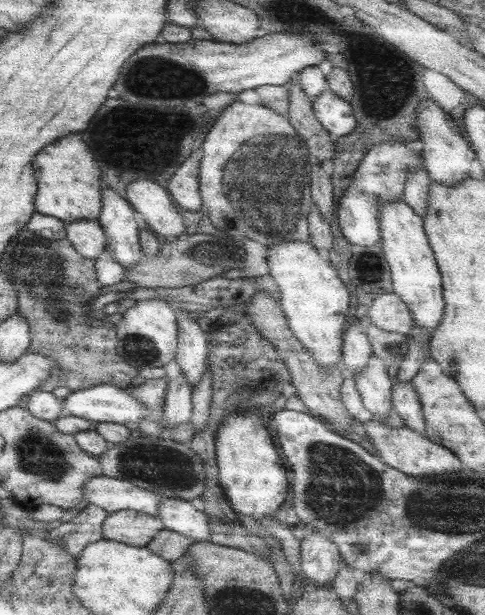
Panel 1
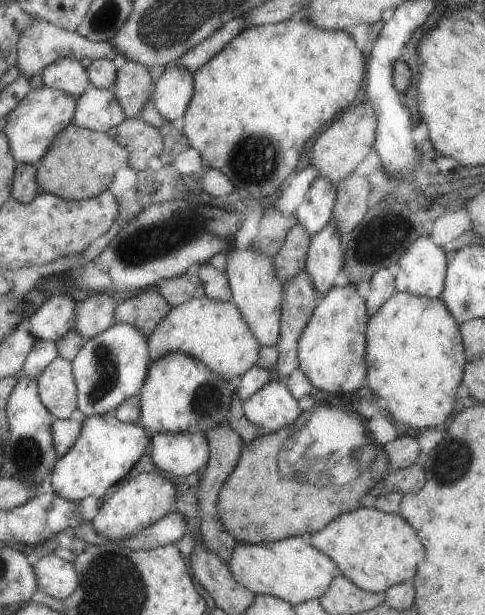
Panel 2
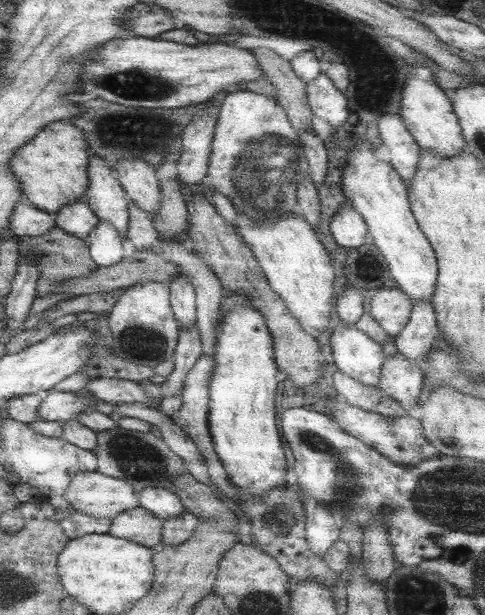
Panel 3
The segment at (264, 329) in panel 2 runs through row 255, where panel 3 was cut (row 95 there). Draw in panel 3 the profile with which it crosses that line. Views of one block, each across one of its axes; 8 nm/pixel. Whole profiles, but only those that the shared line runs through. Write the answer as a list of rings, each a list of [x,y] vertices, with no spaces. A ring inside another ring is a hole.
[[[231,92],[223,98],[215,112],[215,130],[211,140],[211,154],[207,164],[207,178],[211,192],[225,196],[237,214],[247,216],[253,222],[275,222],[277,218],[299,216],[297,210],[297,184],[309,174],[309,164],[303,158],[303,146],[299,132],[287,120],[285,110],[263,94],[253,92]]]

